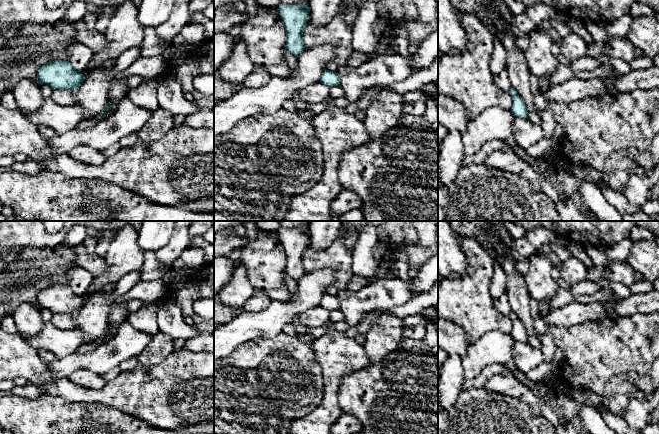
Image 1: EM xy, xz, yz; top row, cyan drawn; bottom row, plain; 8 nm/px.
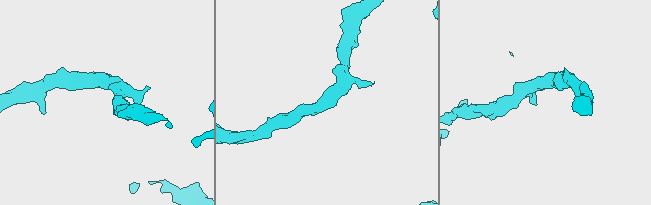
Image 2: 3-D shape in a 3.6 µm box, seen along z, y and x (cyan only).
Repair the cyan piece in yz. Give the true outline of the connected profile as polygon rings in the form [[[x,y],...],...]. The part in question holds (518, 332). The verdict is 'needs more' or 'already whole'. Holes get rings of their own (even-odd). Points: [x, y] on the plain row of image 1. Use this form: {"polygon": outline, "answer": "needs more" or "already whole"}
{"polygon": [[[512,311],[509,316],[513,324],[511,335],[516,341],[528,342],[528,335],[518,316],[515,314],[514,311]]], "answer": "already whole"}

